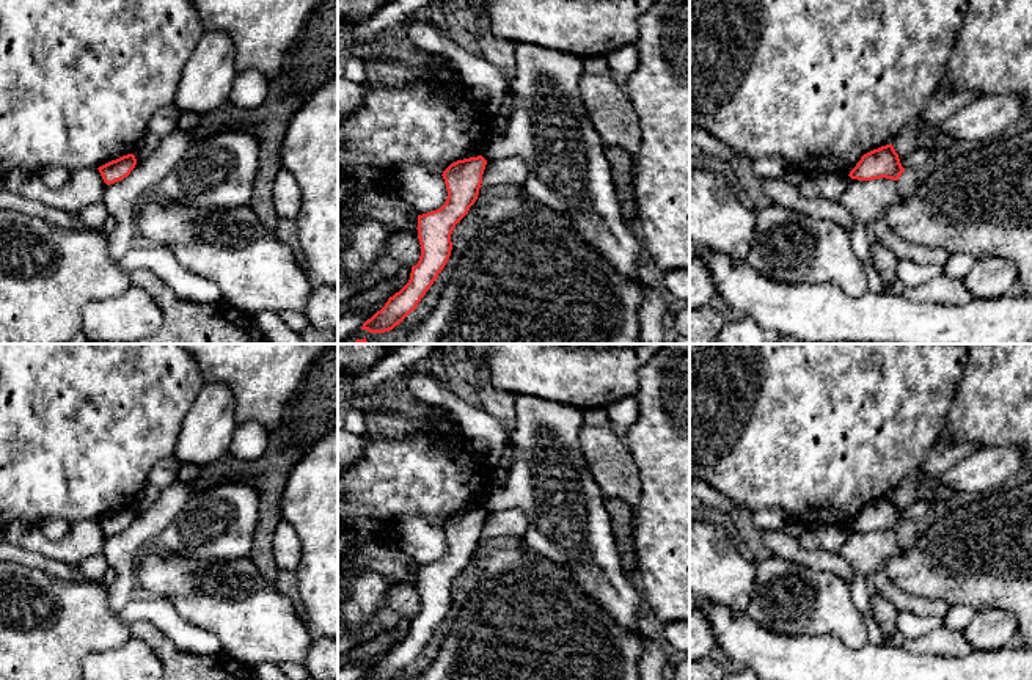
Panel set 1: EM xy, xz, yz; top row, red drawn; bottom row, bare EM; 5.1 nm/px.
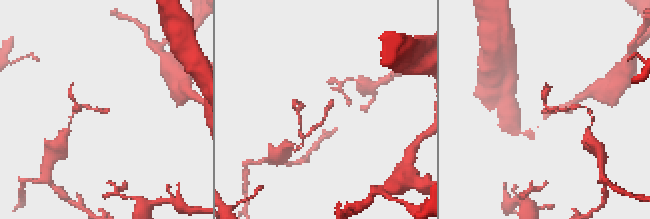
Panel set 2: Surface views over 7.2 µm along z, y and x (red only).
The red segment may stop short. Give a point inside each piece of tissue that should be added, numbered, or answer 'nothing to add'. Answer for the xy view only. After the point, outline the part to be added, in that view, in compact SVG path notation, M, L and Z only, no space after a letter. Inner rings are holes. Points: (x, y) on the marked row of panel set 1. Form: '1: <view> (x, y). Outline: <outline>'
nothing to add

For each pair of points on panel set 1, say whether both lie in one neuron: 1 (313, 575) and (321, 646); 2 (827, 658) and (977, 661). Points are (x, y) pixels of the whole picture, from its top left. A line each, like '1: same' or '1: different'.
1: different
2: same

